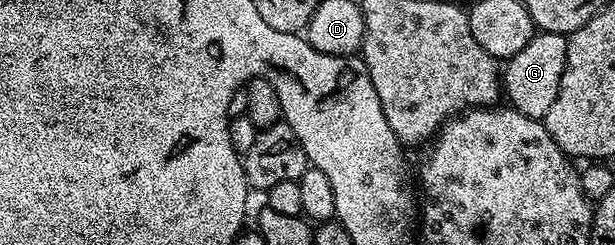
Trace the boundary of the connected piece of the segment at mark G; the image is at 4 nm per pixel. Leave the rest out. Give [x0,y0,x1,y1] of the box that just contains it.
[500,31,568,121]

